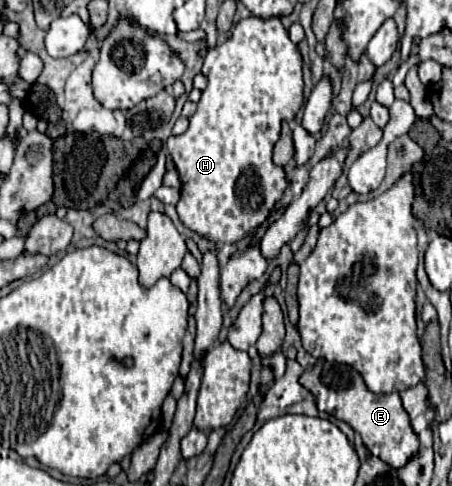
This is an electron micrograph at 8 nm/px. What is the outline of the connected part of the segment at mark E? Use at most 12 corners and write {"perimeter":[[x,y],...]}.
{"perimeter":[[328,363],[300,385],[392,467],[418,451],[400,395]]}

